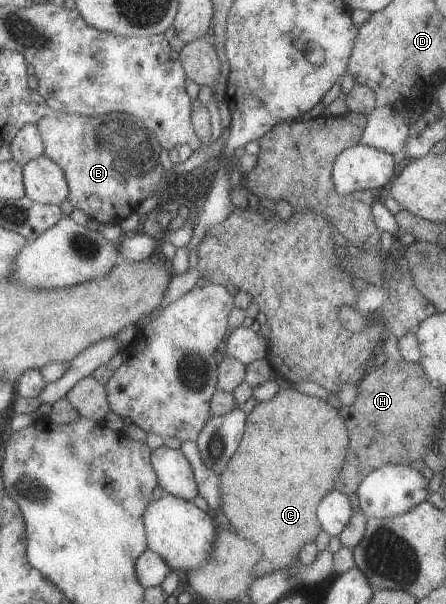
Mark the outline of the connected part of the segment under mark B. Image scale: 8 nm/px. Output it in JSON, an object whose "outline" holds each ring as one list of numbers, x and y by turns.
{"outline":[[52,111,42,116,35,125,40,132,44,155,63,171,68,186,68,200,73,208,85,211,90,219,97,220,99,224,115,225,136,212,139,204,155,190,160,190,158,196,161,198,167,185,167,173,158,161,162,148,154,134,133,115,109,113,92,117]]}

